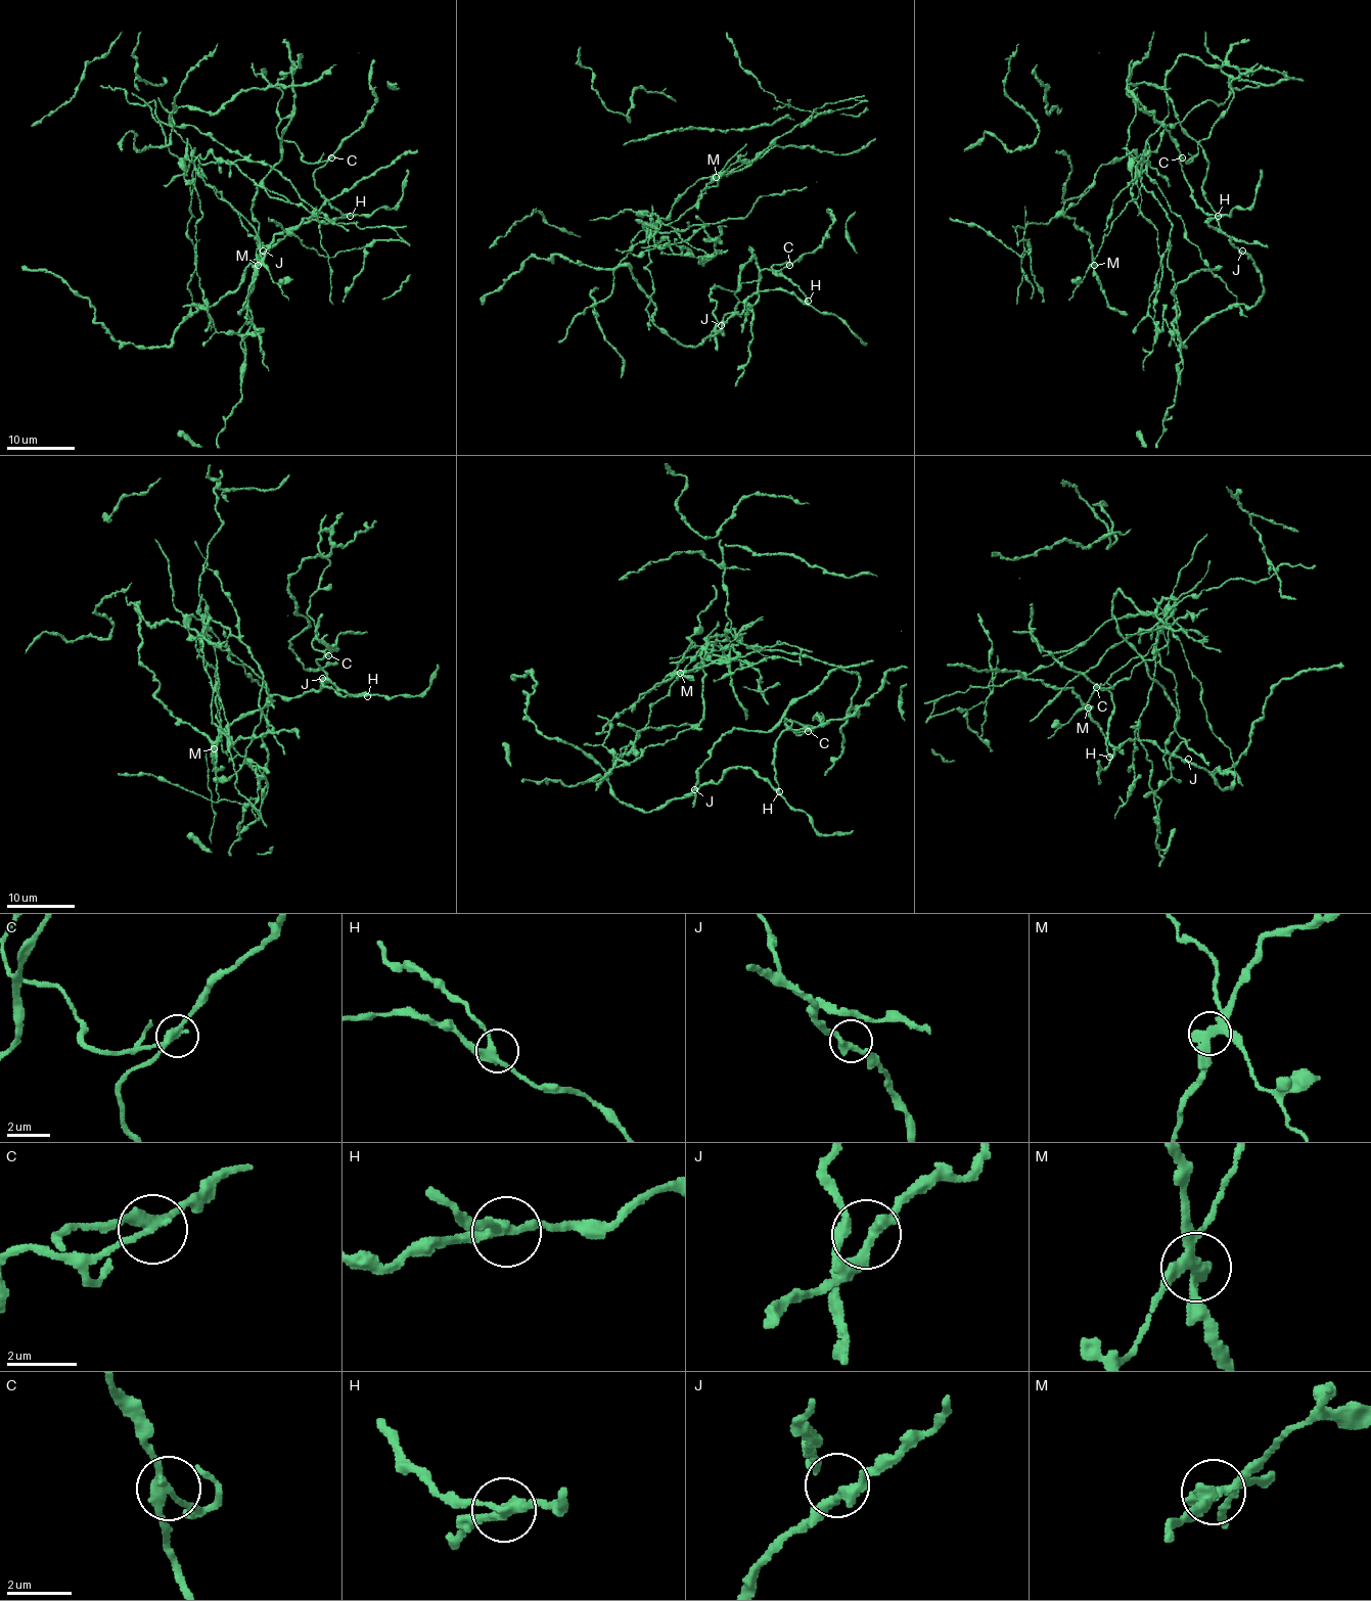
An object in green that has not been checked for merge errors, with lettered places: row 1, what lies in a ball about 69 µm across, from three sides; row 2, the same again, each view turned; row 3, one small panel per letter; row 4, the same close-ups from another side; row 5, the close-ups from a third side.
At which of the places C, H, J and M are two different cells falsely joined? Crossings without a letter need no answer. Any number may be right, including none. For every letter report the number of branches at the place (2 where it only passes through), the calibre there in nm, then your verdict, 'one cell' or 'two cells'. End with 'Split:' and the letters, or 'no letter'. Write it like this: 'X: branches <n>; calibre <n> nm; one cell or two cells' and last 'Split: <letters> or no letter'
C: branches 3; calibre 280 nm; two cells
H: branches 3; calibre 280 nm; one cell
J: branches 3; calibre 240 nm; one cell
M: branches 3; calibre 340 nm; two cells
Split: C, M

